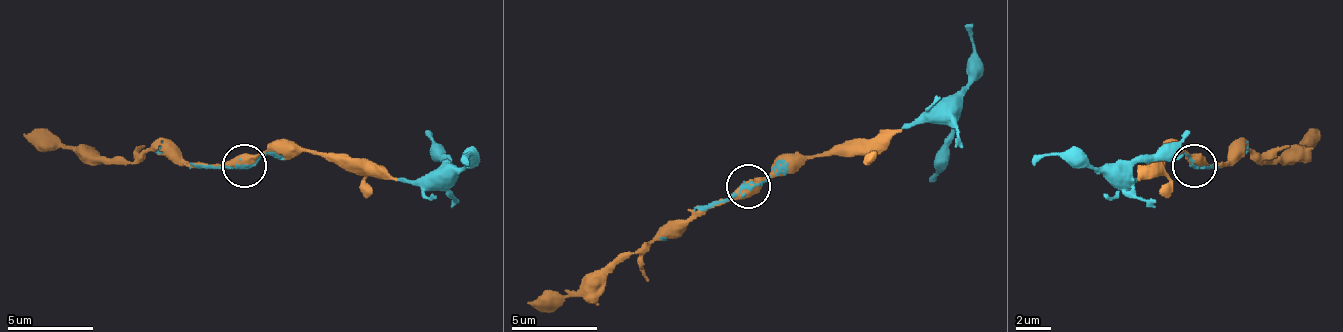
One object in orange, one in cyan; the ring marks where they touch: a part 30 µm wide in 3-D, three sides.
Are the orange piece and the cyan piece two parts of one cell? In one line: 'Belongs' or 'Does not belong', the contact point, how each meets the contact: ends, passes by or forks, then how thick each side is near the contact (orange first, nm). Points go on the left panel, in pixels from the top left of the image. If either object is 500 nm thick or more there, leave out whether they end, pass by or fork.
Belongs. Place: (244, 165). Thickness 550 nm (orange) against 100 nm

